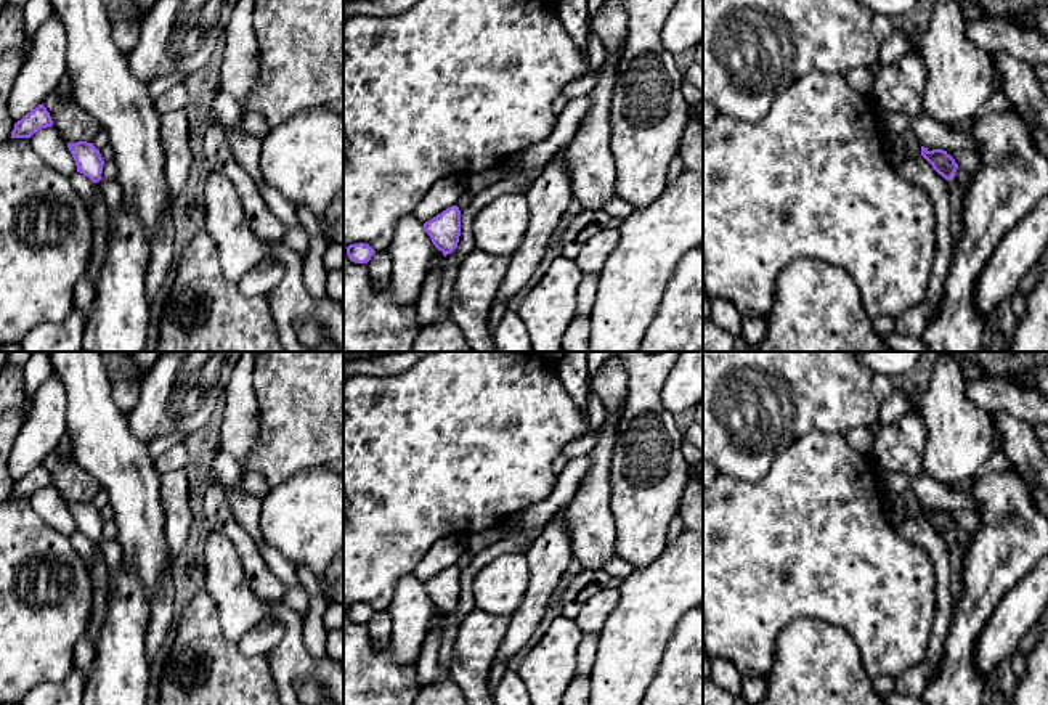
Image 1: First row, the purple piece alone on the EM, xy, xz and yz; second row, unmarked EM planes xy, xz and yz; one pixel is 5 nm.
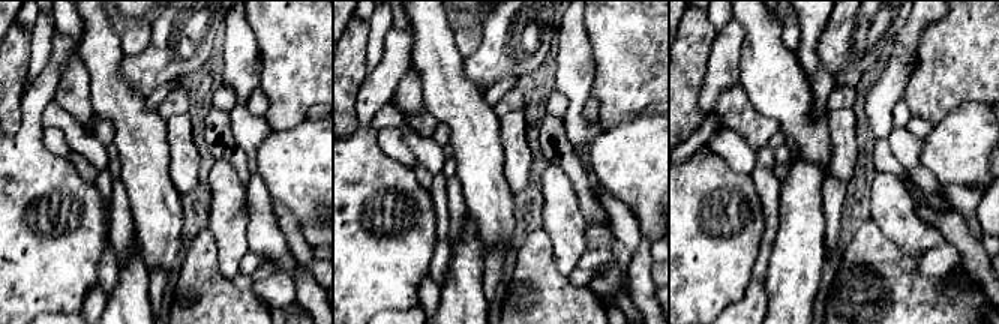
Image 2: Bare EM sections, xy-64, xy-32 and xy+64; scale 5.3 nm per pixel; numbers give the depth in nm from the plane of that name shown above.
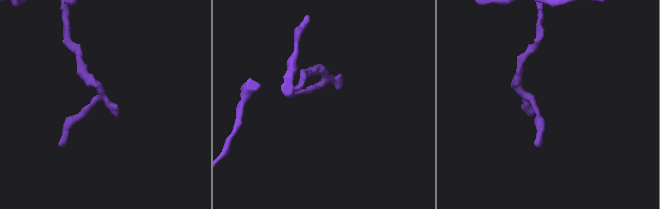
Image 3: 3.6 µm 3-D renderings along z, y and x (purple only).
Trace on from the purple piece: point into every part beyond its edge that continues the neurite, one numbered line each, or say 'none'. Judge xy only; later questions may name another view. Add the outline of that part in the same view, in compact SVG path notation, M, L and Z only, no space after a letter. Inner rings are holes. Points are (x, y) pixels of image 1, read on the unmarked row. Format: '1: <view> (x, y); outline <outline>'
1: xy (113, 551); outline M104 540L98 541L103 557L108 564L111 573L117 573L122 567L124 548L117 540Z

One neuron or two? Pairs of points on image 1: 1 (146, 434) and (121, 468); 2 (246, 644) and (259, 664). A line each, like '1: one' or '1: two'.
1: two
2: two

